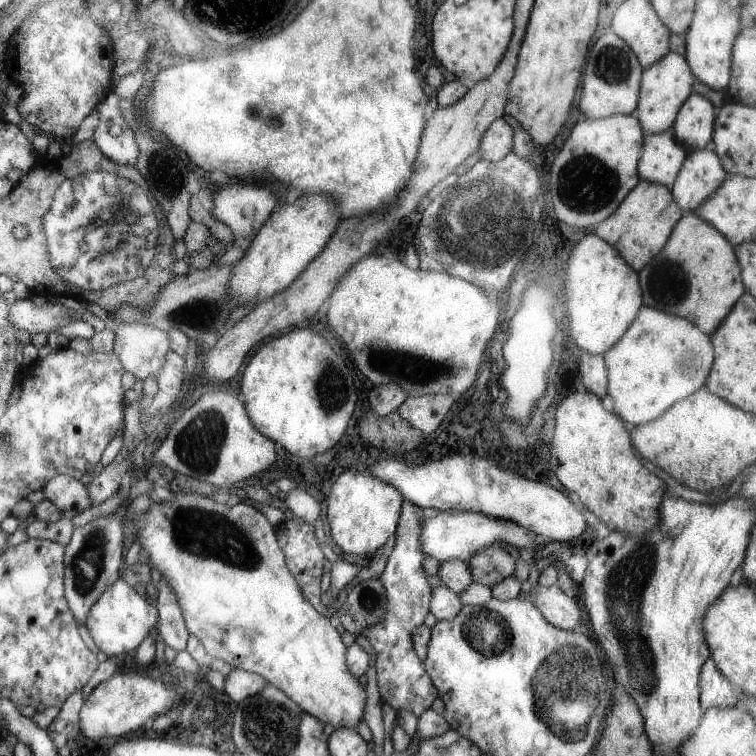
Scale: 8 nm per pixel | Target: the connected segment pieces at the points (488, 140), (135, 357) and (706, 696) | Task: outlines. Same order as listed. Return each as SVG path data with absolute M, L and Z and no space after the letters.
M504 117L494 120L484 134L479 147L482 159L488 161L505 159L512 152L512 144L514 144L512 138L514 138L514 130L510 128Z
M104 318L108 328L114 332L114 349L113 352L119 357L125 370L132 373L136 379L145 380L148 376L158 375L162 367L165 355L170 351L166 331L158 329L154 325L136 323L124 323L119 319Z
M711 657L706 660L701 669L700 678L700 688L702 688L700 702L704 709L735 707L738 698L732 692L731 683L726 679L726 676L721 674L716 662Z

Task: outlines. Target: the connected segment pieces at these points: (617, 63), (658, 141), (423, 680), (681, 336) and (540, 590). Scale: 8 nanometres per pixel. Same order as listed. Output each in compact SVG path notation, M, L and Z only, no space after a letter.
M612 32L600 36L590 50L590 60L586 60L585 79L582 80L578 108L584 112L584 118L602 119L612 115L630 115L636 111L641 100L641 78L644 72L637 53L621 36Z
M673 128L658 134L646 133L645 148L642 151L640 166L637 167L640 180L666 185L670 188L676 182L686 158L688 158L686 152L680 146L680 141L675 136Z
M410 501L406 502L406 512L402 512L402 524L398 524L396 532L396 546L388 558L384 573L380 576L387 598L387 611L362 634L376 651L375 667L382 702L389 703L396 713L412 712L418 719L440 696L424 662L413 648L413 633L424 623L432 608L434 596L434 589L424 571L423 563L426 557L421 552L418 540L421 534L421 510L422 508L416 507Z
M643 306L629 330L604 354L609 380L607 392L612 396L615 411L618 412L618 416L622 416L622 420L637 425L646 424L664 415L674 403L684 400L692 395L692 392L704 387L706 379L709 378L709 372L713 370L715 358L712 336L702 332L702 329L692 321Z
M556 586L532 588L529 597L545 616L545 620L564 631L575 631L582 620L582 612L575 597L563 594Z

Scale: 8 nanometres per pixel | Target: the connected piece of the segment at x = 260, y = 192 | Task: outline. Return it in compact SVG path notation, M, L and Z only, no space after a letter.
M226 186L214 196L214 210L211 210L212 220L224 223L241 241L242 234L248 232L248 246L258 235L266 223L266 218L272 214L276 206L276 198L264 190L254 186Z

